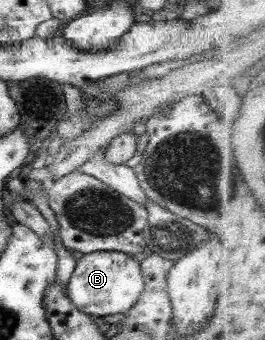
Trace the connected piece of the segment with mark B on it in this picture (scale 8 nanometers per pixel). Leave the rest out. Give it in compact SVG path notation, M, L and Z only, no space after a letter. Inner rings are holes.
M91 252L77 260L67 285L72 303L79 311L93 317L126 313L144 292L145 282L140 262L125 252Z

